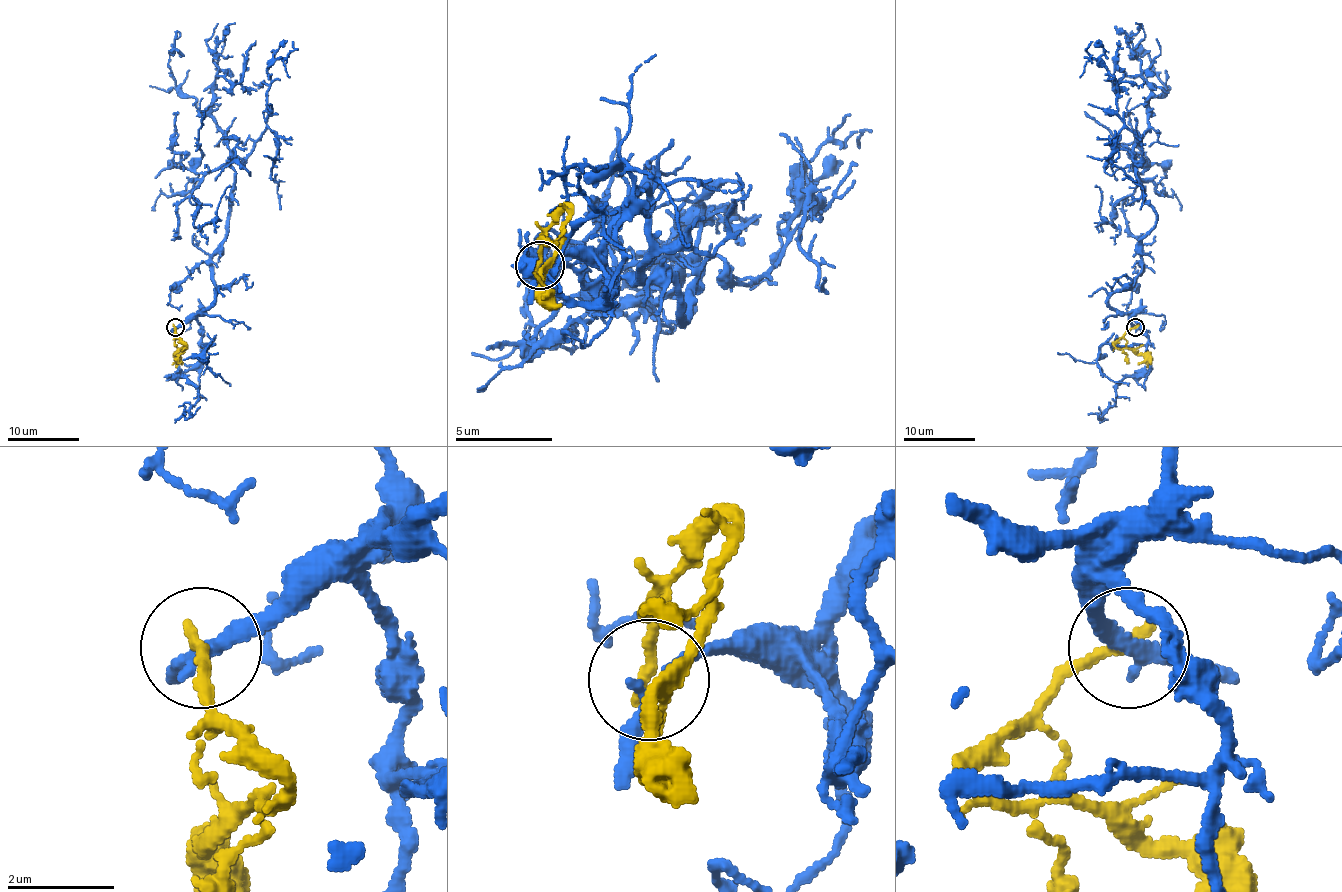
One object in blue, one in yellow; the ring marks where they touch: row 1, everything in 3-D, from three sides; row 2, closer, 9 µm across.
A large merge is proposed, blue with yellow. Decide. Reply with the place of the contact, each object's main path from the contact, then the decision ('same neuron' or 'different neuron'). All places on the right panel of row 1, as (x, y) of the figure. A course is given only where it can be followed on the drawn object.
place (1135, 327); course blue (1136, 327), (1109, 300), (1141, 270), (1155, 223), (1134, 149), (1150, 87), (1139, 76), (1114, 83), (1120, 40); course yellow (1136, 327), (1114, 345), (1128, 349), (1145, 359), (1137, 365); different neuron

